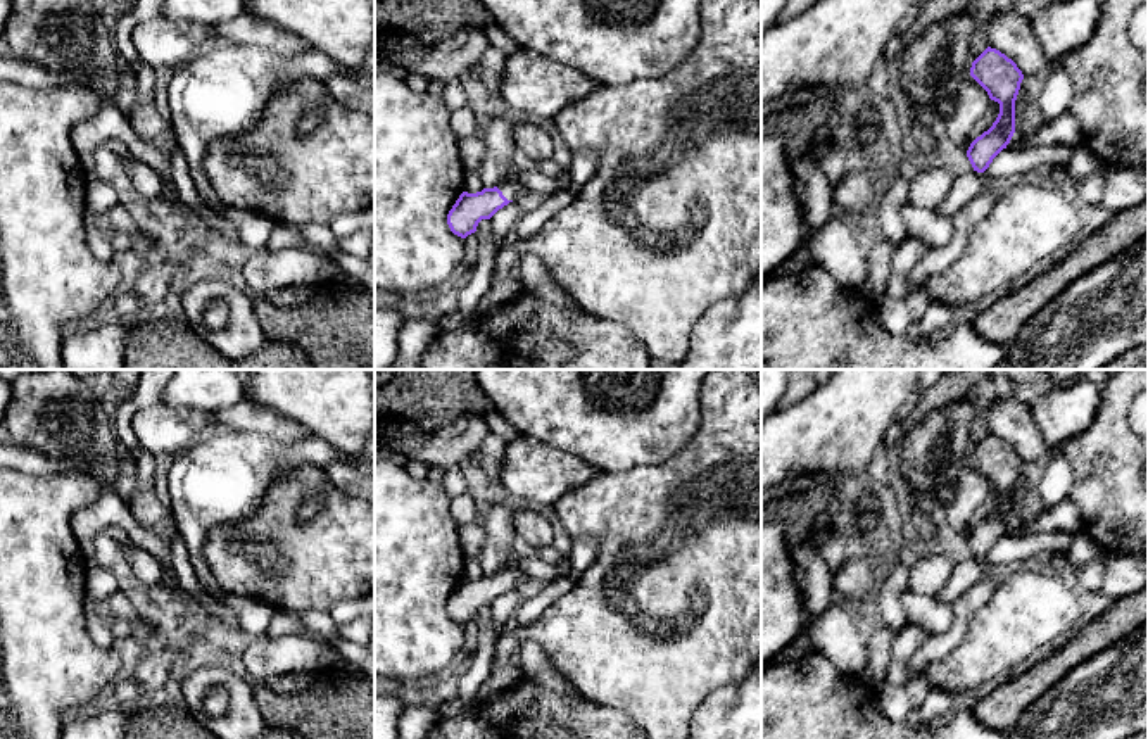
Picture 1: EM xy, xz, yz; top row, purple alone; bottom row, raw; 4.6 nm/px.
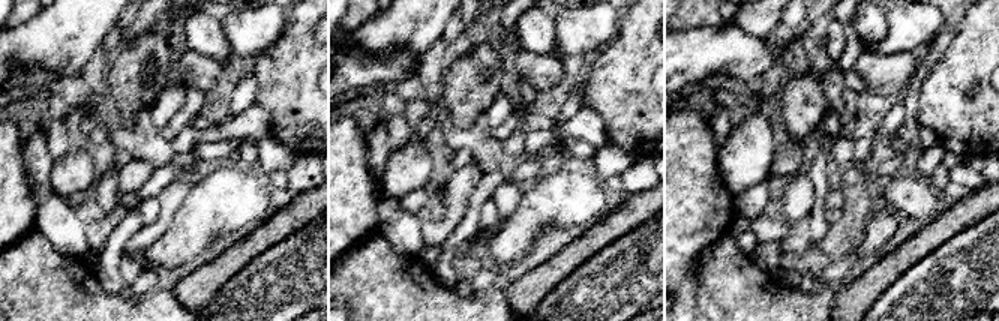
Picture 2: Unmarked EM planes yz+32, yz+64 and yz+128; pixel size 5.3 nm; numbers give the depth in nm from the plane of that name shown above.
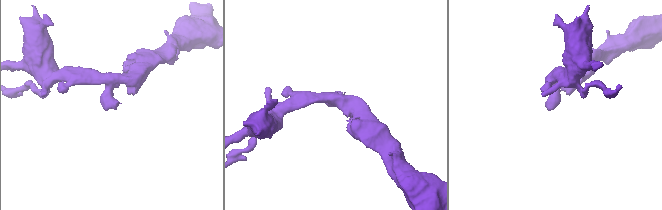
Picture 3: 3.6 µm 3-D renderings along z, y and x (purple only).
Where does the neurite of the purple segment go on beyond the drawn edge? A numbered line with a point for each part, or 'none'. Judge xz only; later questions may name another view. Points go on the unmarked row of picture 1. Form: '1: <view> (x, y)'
1: xz (511, 575)

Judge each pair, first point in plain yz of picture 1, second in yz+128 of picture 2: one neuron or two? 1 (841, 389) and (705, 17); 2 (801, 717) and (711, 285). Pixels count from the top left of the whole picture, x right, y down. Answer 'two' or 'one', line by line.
1: two
2: one

